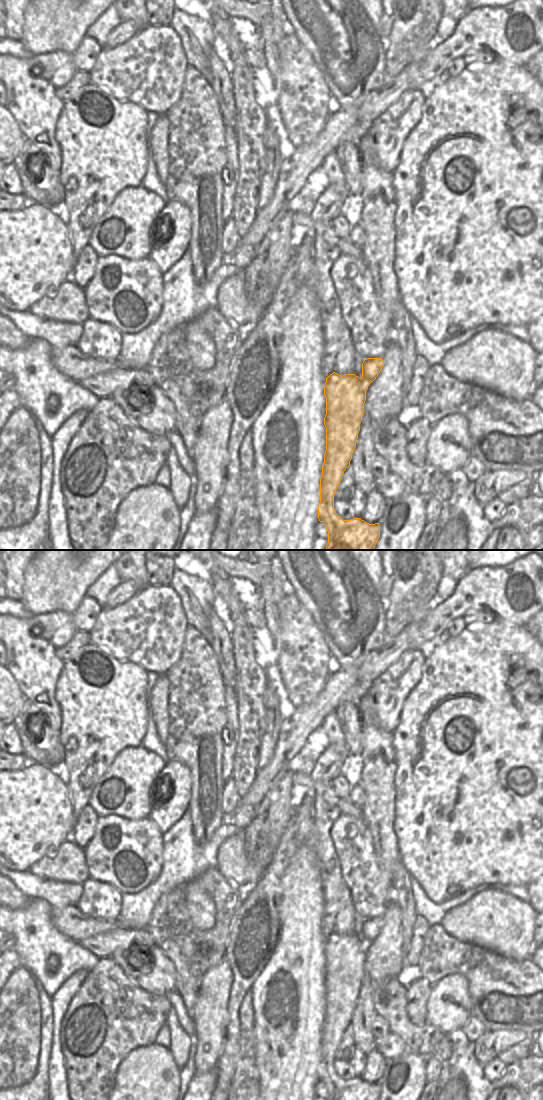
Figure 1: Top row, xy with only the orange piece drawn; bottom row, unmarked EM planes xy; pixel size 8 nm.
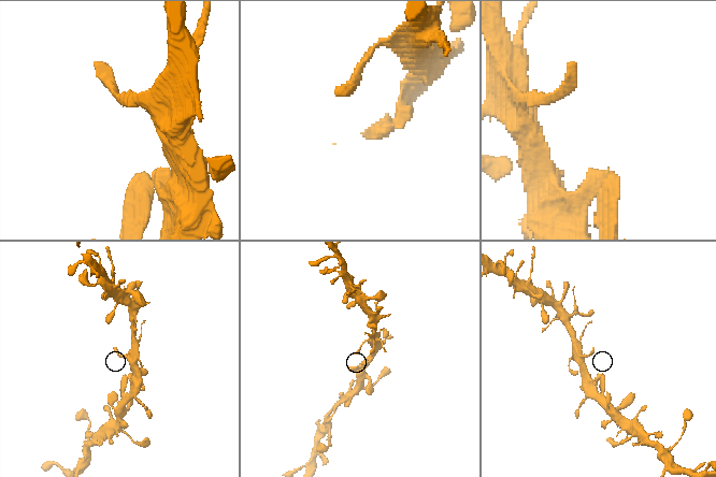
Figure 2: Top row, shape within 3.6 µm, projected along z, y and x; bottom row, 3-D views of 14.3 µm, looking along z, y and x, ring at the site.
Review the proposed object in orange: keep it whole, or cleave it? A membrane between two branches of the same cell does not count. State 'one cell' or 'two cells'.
one cell

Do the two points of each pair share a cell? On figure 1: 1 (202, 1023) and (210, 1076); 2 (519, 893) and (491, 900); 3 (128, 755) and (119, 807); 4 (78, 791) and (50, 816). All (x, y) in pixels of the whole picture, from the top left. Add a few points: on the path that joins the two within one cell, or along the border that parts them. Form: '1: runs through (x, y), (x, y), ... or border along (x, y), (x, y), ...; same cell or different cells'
1: border along (214, 1068), (196, 1074); different cells
2: border along (488, 889), (496, 889), (529, 902); different cells
3: runs through (128, 768), (128, 781), (124, 785), (123, 794); same cell
4: border along (62, 776), (76, 819); different cells

